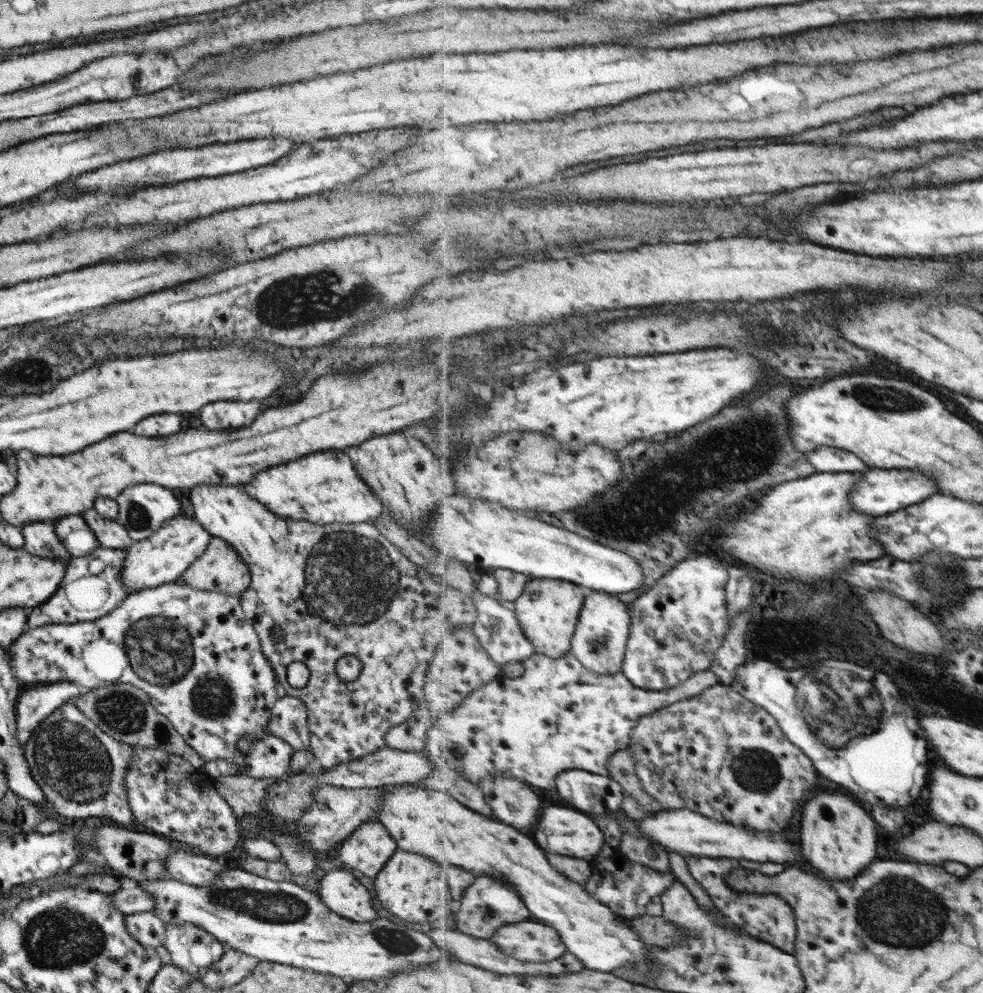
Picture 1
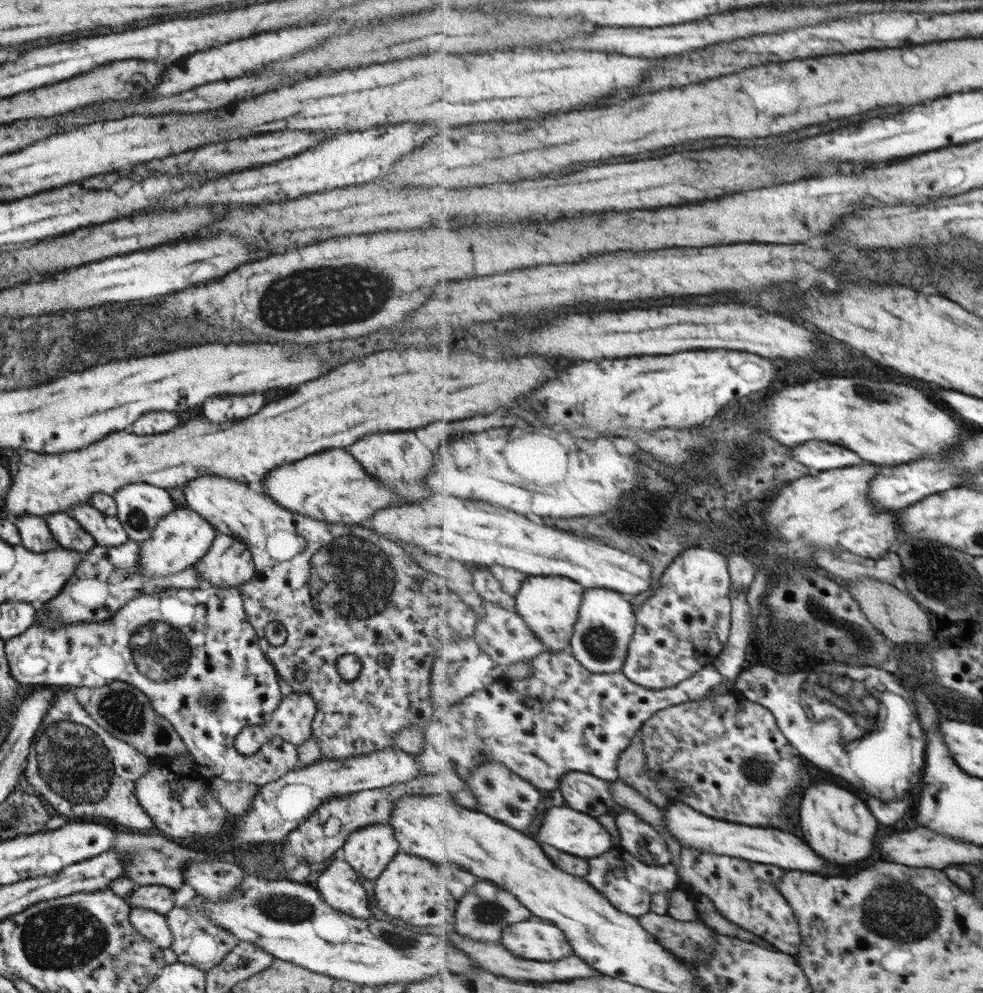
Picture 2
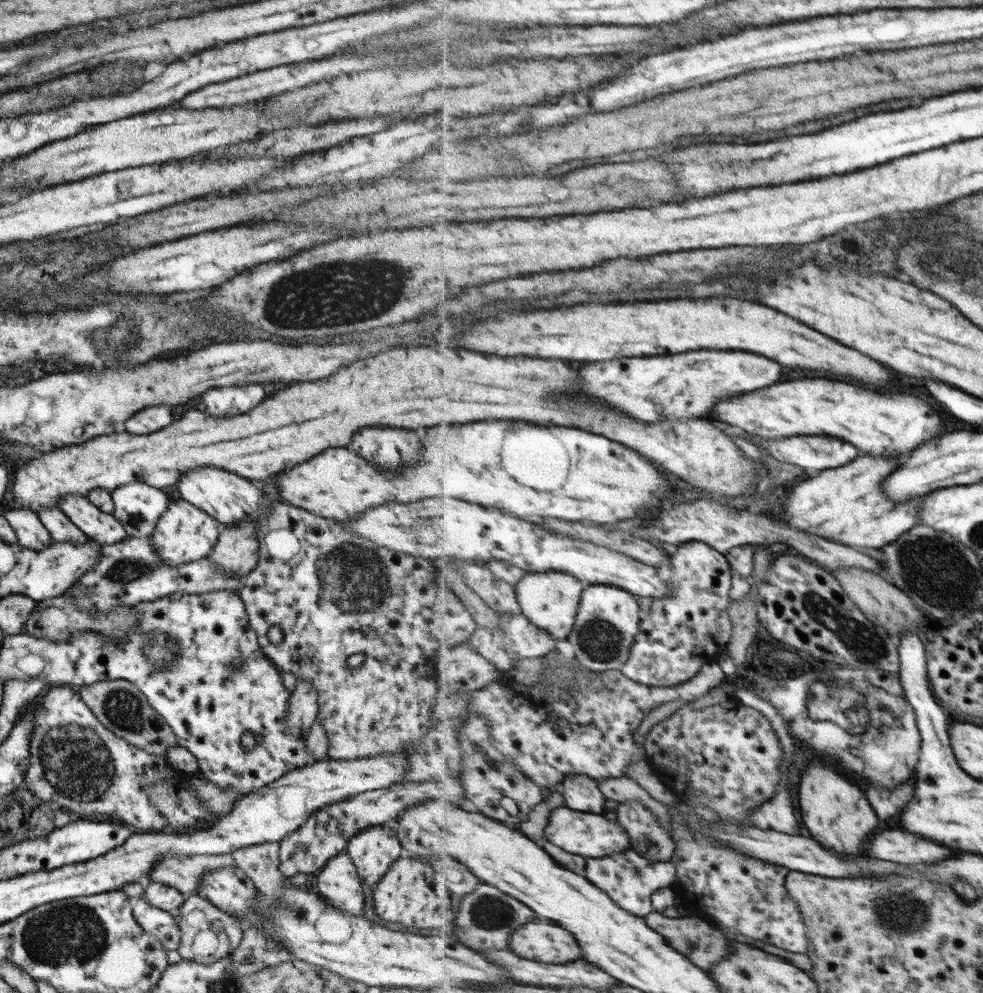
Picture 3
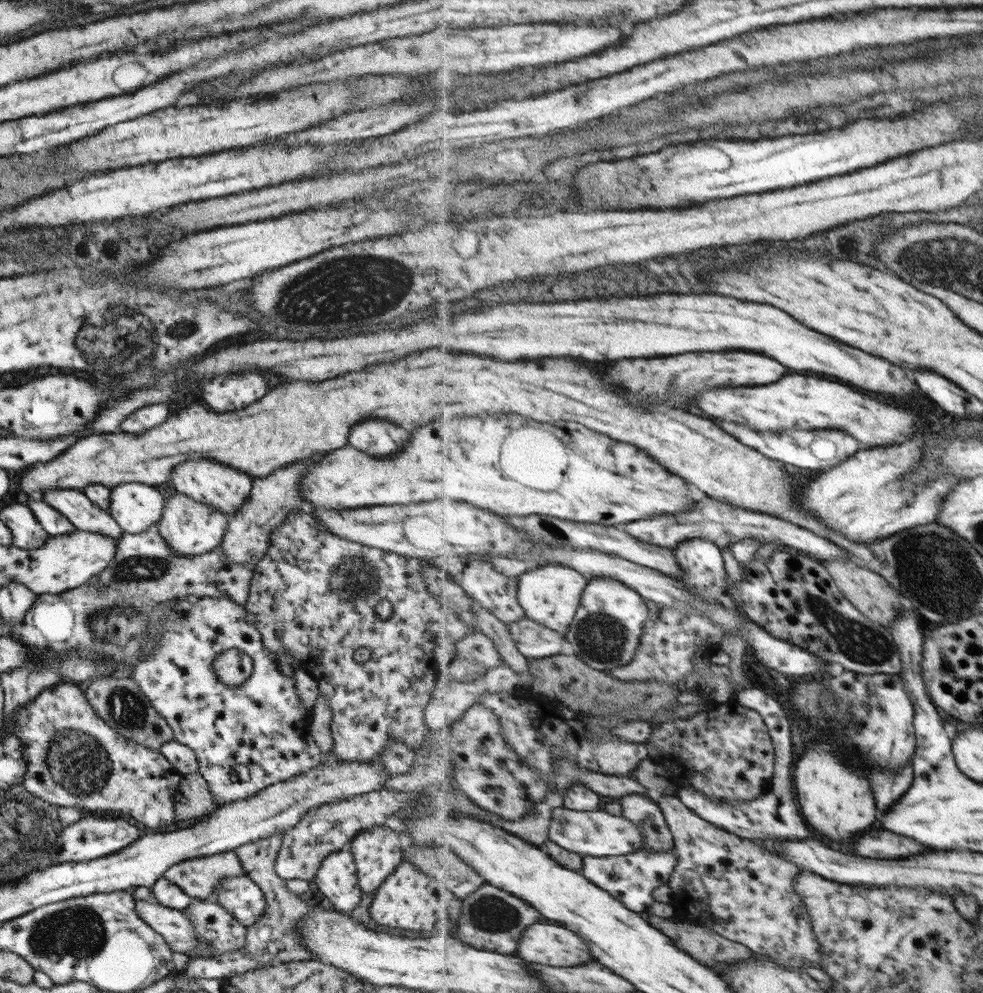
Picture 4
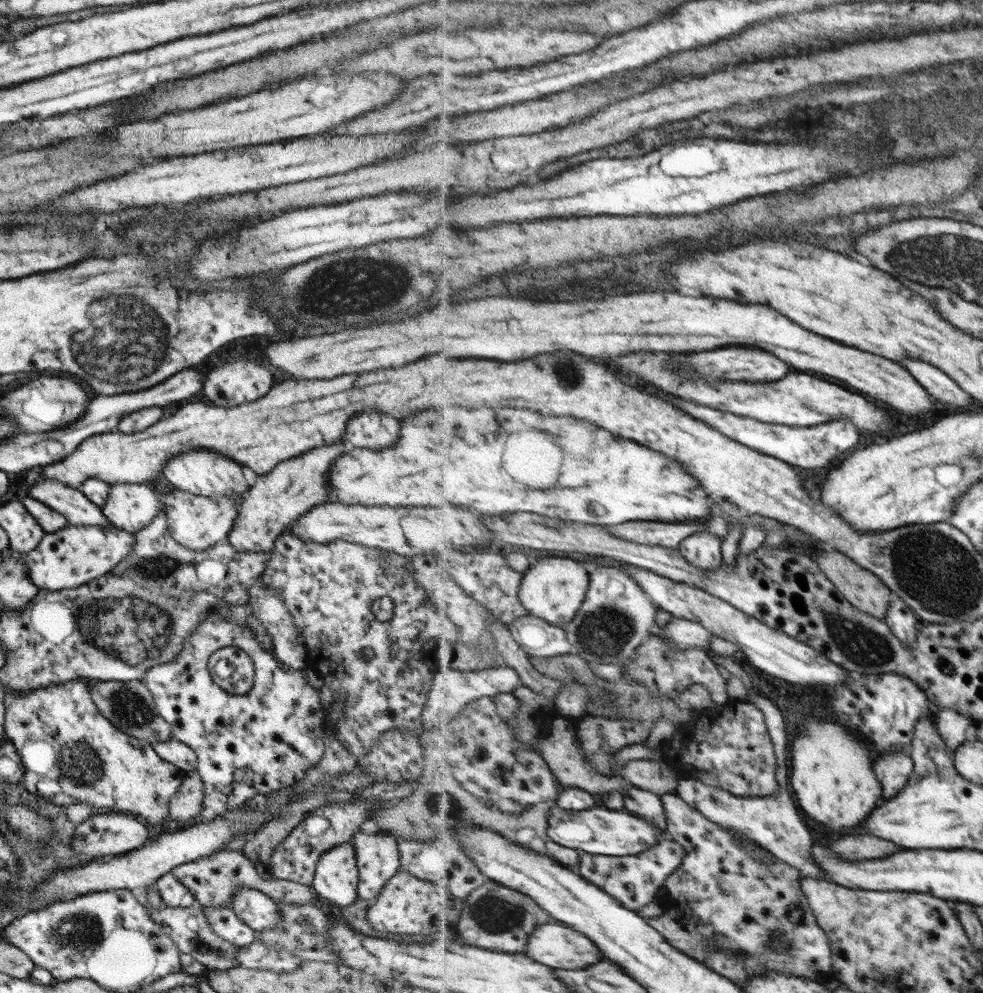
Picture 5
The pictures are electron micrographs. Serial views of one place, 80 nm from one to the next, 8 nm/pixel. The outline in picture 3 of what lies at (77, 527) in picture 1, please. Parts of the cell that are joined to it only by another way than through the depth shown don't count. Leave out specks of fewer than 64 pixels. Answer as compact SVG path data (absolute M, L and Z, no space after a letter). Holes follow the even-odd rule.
M57 507L40 508L35 513L54 541L84 542L88 540L88 536L73 526L72 522Z

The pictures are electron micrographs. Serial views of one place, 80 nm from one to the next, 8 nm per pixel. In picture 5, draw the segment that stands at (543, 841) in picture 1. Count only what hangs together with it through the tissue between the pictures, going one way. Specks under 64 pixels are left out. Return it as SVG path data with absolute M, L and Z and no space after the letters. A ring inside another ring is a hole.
M556 804L548 818L548 835L551 840L575 850L583 850L589 854L603 854L609 857L636 855L652 846L658 845L665 836L664 831L653 822L647 822L644 817L633 811L603 807L593 807L586 811L565 810Z

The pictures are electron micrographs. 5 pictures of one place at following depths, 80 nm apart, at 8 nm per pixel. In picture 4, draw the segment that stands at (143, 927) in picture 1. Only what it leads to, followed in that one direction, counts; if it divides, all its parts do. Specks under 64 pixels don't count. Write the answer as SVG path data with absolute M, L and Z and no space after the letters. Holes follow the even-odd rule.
M137 899L135 912L151 931L161 935L166 945L174 952L182 952L190 958L205 959L215 956L212 954L212 944L199 943L195 939L193 925L182 910L173 910L154 902Z

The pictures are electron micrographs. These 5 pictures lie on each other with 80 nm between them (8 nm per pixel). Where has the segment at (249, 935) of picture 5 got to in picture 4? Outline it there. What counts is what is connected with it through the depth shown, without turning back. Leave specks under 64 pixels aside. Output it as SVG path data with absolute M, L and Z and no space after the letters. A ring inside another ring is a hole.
M193 898L182 912L193 925L195 939L199 943L212 944L212 954L215 956L244 945L246 928L215 902L203 902Z

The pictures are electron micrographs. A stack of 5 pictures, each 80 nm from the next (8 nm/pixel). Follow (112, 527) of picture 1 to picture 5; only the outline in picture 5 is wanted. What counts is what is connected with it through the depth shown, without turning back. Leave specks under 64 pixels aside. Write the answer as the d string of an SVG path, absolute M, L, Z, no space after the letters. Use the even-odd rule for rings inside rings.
M39 477L31 485L28 496L61 514L71 526L112 528L103 518L100 507L89 502L79 489L65 486L57 480Z

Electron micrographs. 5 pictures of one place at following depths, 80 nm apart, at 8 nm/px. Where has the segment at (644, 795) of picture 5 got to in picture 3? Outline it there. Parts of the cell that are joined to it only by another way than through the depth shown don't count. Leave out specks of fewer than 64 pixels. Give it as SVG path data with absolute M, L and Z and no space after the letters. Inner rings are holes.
M638 800L620 803L617 806L616 820L630 834L631 849L655 862L672 861L676 842L649 806Z

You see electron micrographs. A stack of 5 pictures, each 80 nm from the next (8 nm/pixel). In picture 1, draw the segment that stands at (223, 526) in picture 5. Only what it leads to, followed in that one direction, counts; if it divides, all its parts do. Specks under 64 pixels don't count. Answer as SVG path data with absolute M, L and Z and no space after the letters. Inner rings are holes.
M181 512L169 521L165 521L152 535L143 540L132 542L124 549L125 558L120 568L120 581L131 593L173 583L205 550L211 537L195 518L184 517Z

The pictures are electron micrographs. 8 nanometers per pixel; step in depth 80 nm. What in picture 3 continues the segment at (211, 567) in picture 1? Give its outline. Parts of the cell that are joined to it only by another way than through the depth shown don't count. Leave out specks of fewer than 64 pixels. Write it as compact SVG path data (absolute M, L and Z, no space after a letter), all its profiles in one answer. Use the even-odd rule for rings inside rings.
M244 520L244 522L236 522L231 527L222 527L215 544L207 554L208 560L226 574L235 576L249 574L258 561L258 542L254 537L255 530L257 530L257 523L254 520Z

